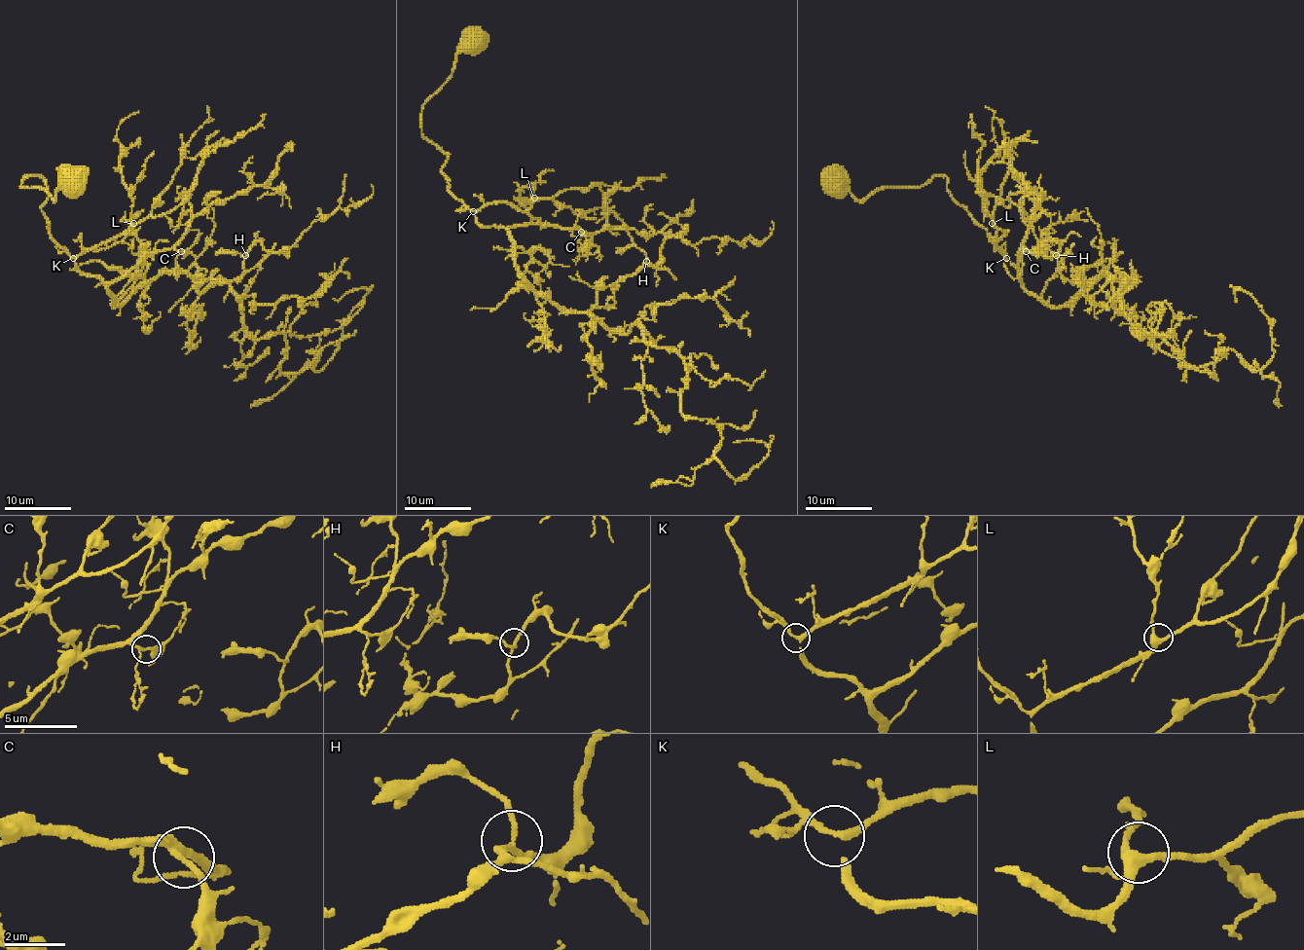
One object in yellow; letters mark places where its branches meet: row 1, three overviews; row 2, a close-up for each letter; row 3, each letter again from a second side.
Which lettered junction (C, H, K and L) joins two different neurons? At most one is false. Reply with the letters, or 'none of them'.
none of them

